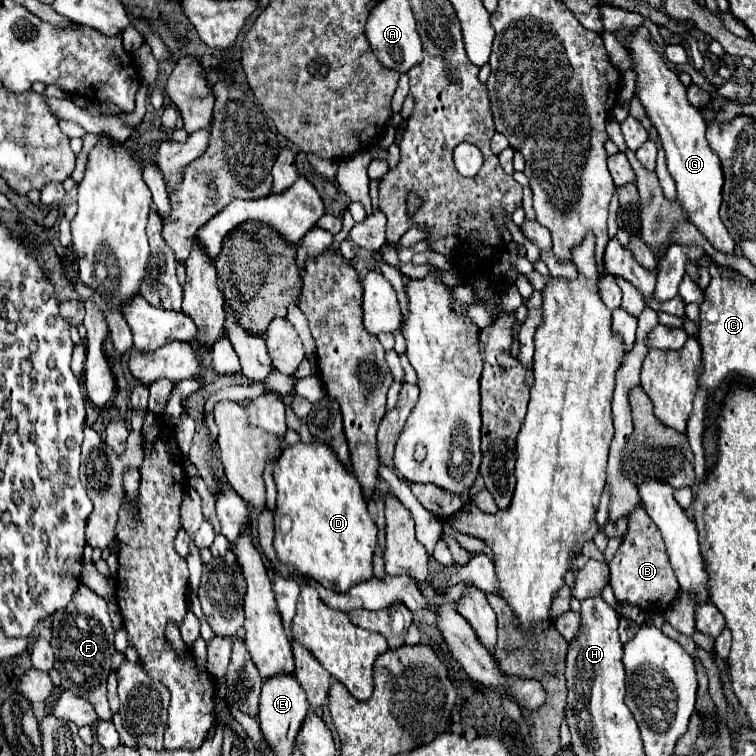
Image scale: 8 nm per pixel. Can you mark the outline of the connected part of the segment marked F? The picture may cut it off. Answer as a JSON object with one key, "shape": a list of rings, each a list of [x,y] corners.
{"shape":[[[81,584],[71,604],[65,610],[55,612],[51,630],[53,630],[51,646],[55,650],[55,670],[61,676],[61,686],[65,690],[71,690],[75,696],[89,700],[95,706],[99,718],[111,722],[113,712],[107,704],[107,676],[111,658],[115,654],[113,646],[115,630],[107,614],[107,602],[93,590],[89,590],[85,584]]]}

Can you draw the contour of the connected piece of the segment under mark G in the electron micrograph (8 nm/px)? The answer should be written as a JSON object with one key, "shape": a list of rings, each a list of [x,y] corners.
{"shape":[[[639,26],[631,38],[629,52],[635,62],[637,72],[637,96],[643,102],[647,116],[661,136],[661,144],[667,154],[667,166],[671,176],[677,182],[677,198],[683,210],[689,214],[691,222],[705,234],[705,238],[723,252],[733,252],[735,242],[727,234],[721,218],[721,188],[723,188],[723,170],[719,156],[711,150],[705,138],[707,124],[697,108],[693,108],[687,100],[687,88],[679,82],[677,74],[667,66],[665,58],[653,50],[649,44],[647,28]]]}

